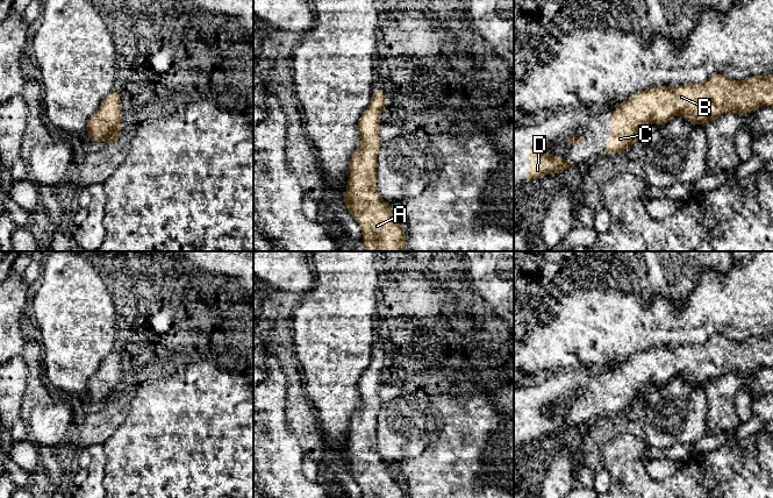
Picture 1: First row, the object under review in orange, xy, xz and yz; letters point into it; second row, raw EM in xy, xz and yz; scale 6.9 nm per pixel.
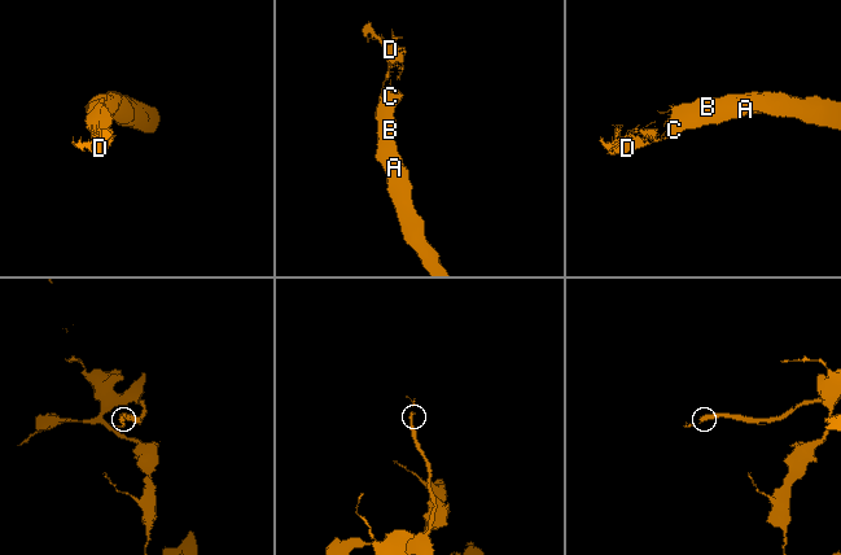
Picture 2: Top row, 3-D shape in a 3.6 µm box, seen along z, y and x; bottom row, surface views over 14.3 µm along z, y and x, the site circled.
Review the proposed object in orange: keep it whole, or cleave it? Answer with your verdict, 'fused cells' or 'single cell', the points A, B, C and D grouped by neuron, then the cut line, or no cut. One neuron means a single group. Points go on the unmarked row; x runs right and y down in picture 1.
single cell | A B C D | no cut

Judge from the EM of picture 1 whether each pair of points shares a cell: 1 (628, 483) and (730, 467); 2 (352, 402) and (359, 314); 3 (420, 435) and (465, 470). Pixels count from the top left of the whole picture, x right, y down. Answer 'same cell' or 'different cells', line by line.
1: same cell
2: same cell
3: different cells

